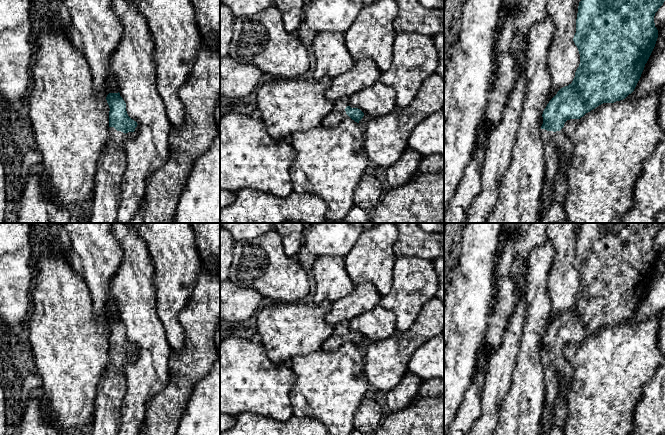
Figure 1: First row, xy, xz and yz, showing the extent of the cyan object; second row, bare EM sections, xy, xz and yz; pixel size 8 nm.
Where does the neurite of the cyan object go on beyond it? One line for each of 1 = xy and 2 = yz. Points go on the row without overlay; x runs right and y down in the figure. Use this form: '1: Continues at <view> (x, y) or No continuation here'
1: Continues at xy (107, 419)
2: Continues at yz (558, 371)

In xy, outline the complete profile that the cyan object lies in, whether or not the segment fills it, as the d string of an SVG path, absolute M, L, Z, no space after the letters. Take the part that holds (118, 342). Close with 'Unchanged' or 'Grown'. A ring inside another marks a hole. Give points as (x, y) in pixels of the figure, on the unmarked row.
M119 316L109 317L106 324L110 332L109 362L98 387L92 435L118 435L126 393L125 358L134 356L138 349L128 340Z. Grown

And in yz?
M582 223L579 226L576 243L576 257L573 265L580 278L580 288L571 308L561 312L549 325L543 335L541 359L544 367L544 379L547 387L543 415L541 417L542 432L551 429L554 418L552 409L563 389L566 389L572 379L573 369L564 355L564 348L570 343L580 343L586 337L603 327L614 327L625 323L631 318L644 294L658 262L654 240L663 229L665 223Z. Grown

